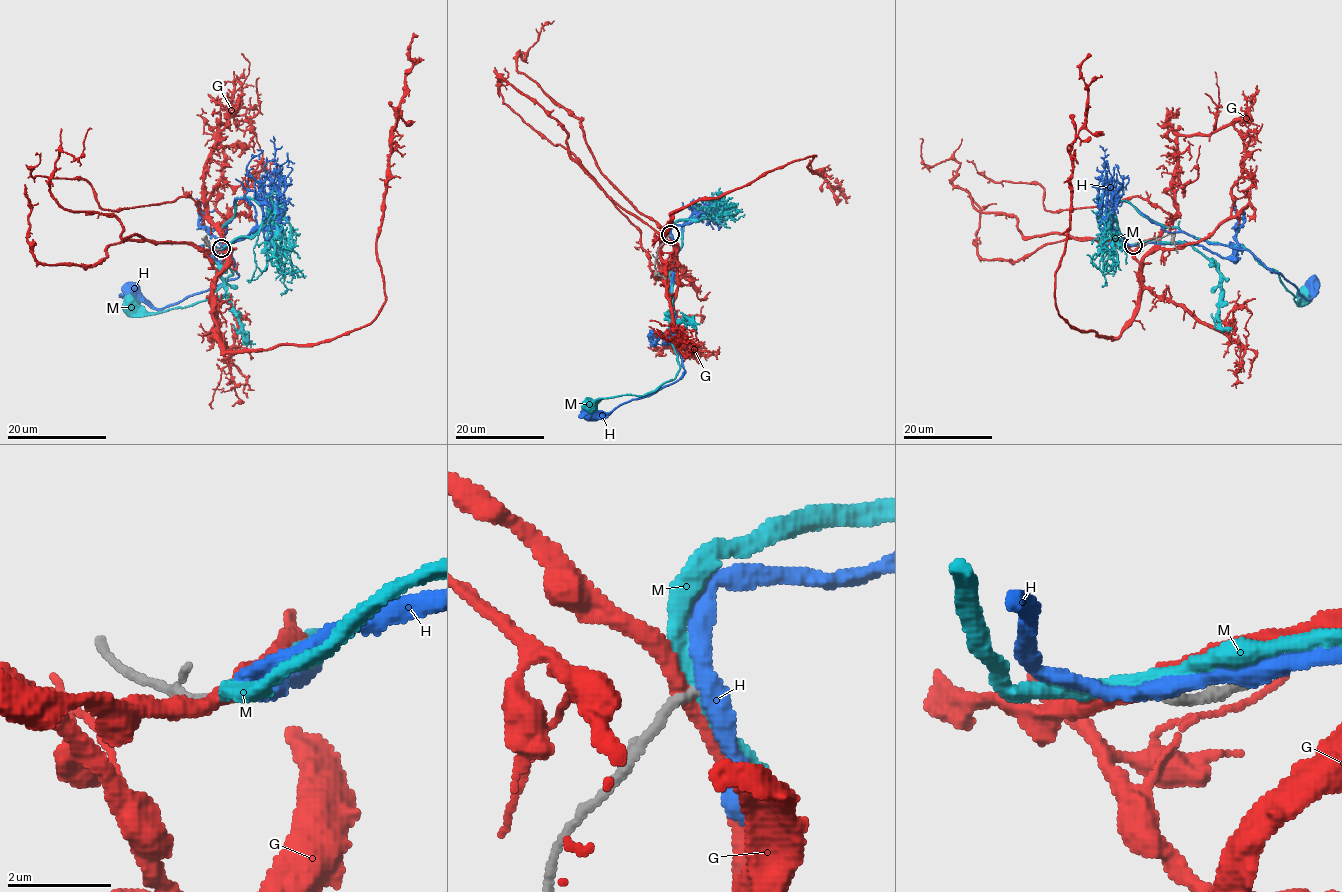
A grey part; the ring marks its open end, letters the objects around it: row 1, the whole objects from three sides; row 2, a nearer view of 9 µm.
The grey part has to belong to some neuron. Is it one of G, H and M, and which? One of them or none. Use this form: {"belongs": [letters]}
{"belongs": []}

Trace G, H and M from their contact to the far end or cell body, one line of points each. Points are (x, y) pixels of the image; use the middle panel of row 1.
G: (669, 235), (673, 257), (674, 245), (661, 240), (675, 212), (815, 155), (807, 167), (844, 191)
H: (670, 235), (674, 247), (671, 332), (684, 373), (650, 394), (624, 402), (608, 412), (589, 411)
M: (670, 235), (672, 224), (706, 216), (684, 225), (670, 267), (678, 374), (642, 395), (582, 406)

